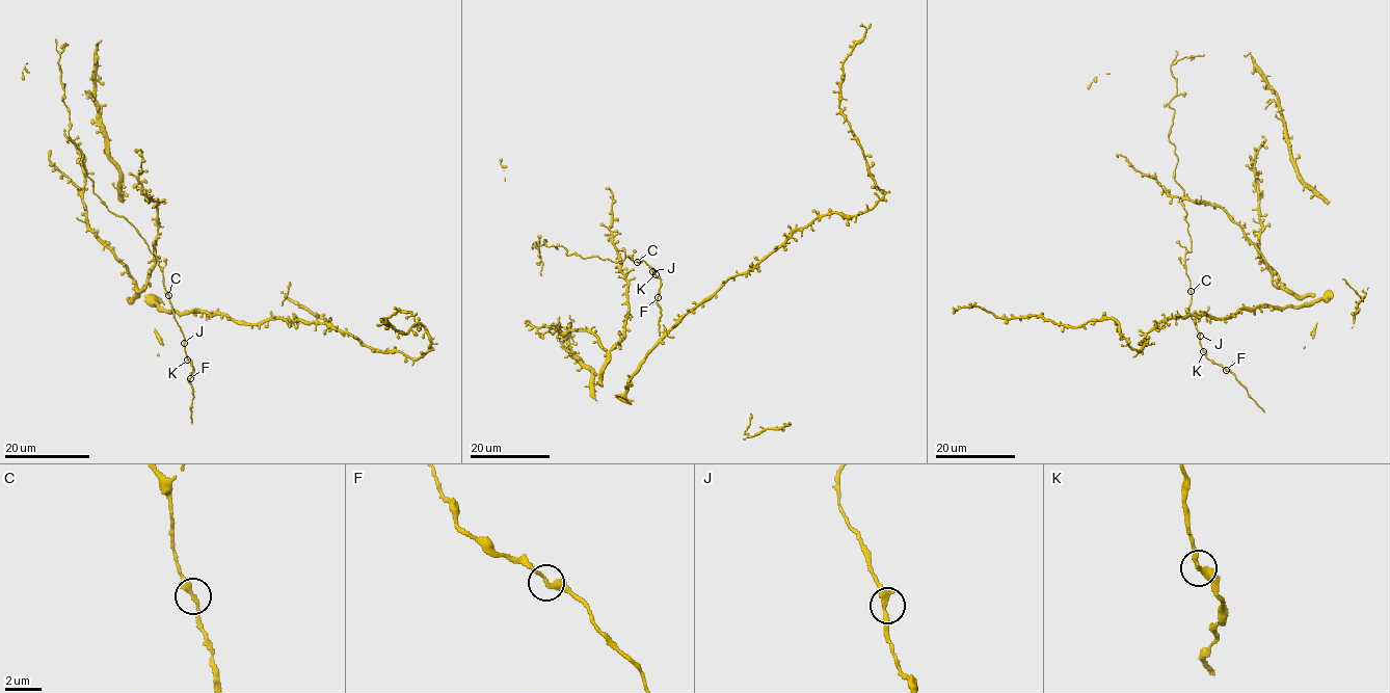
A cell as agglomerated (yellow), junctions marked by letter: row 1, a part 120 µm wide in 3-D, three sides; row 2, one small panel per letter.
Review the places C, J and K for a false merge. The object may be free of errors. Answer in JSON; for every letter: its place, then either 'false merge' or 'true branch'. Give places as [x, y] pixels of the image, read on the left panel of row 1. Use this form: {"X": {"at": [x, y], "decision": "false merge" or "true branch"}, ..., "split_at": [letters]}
{"C": {"at": [168, 295], "decision": "true branch"}, "J": {"at": [184, 343], "decision": "true branch"}, "K": {"at": [187, 360], "decision": "true branch"}, "split_at": []}

